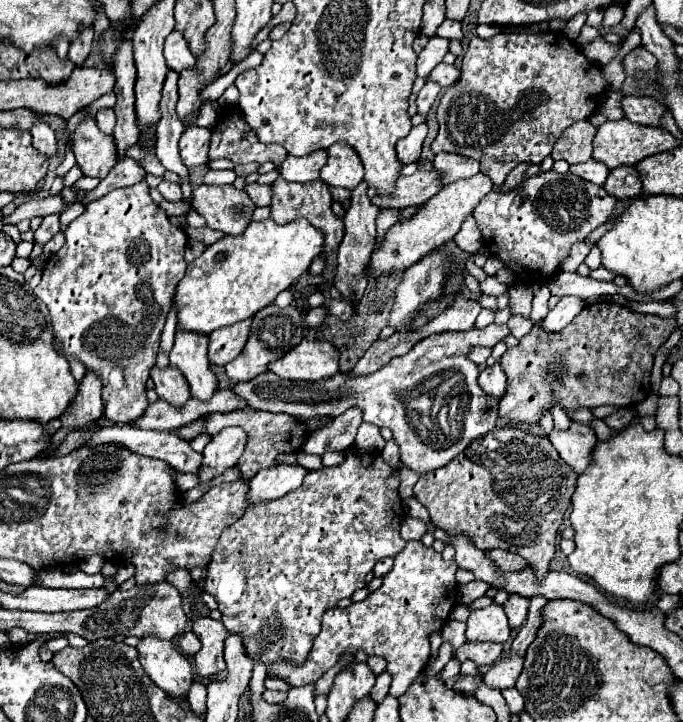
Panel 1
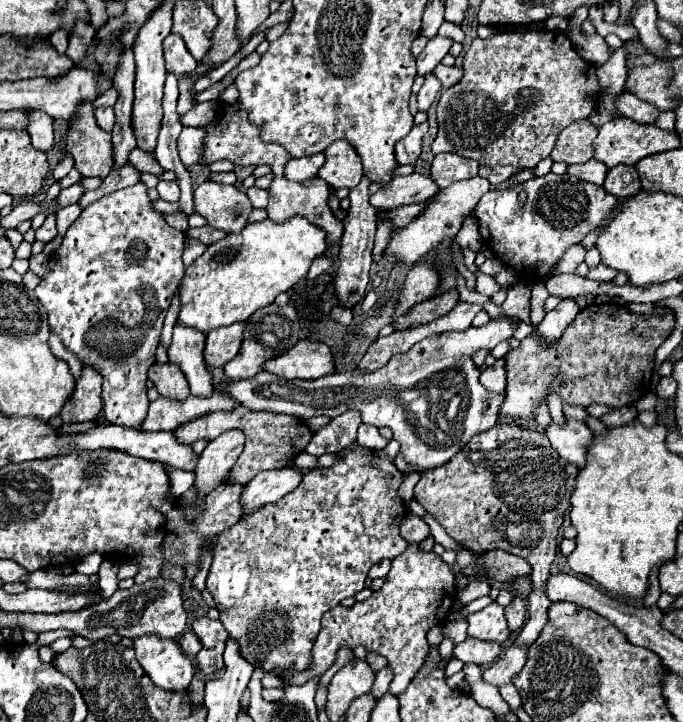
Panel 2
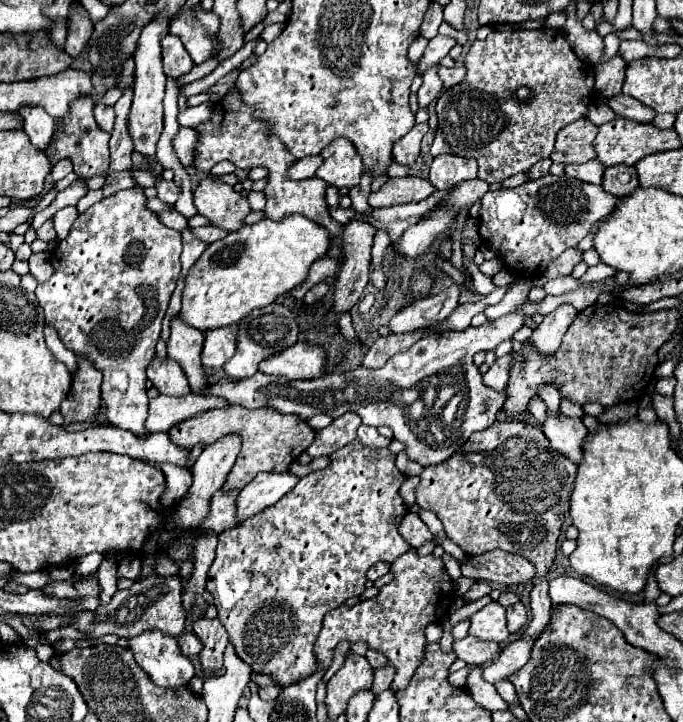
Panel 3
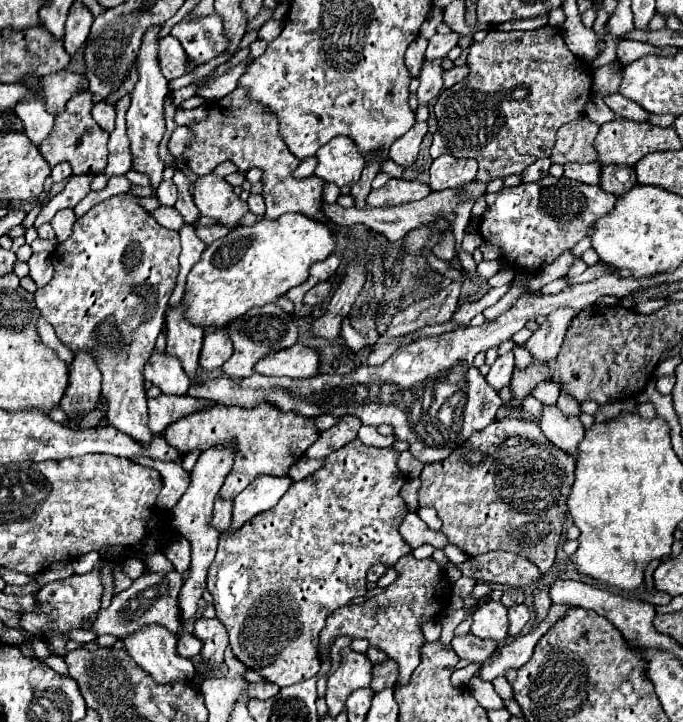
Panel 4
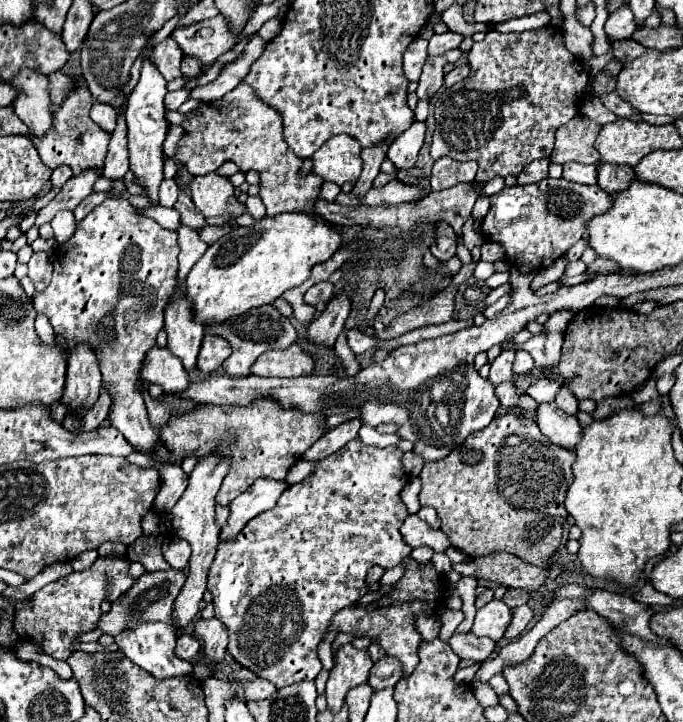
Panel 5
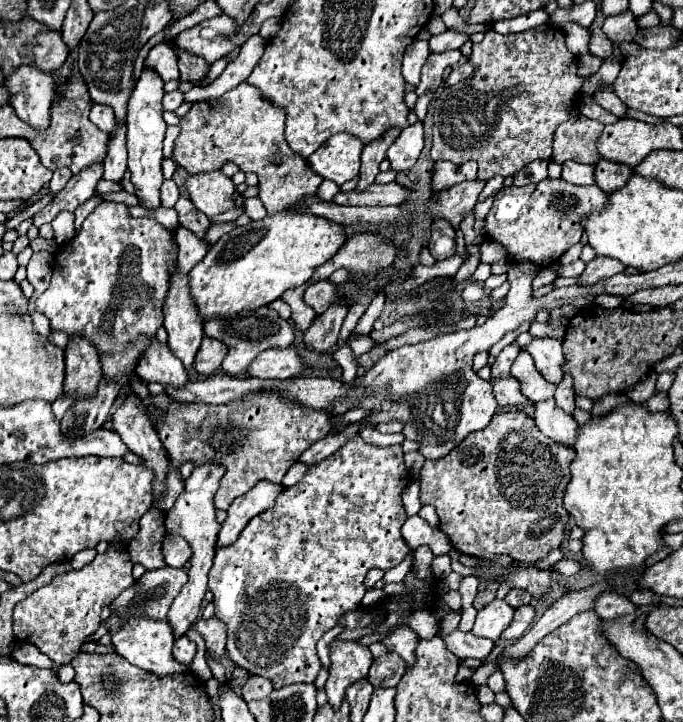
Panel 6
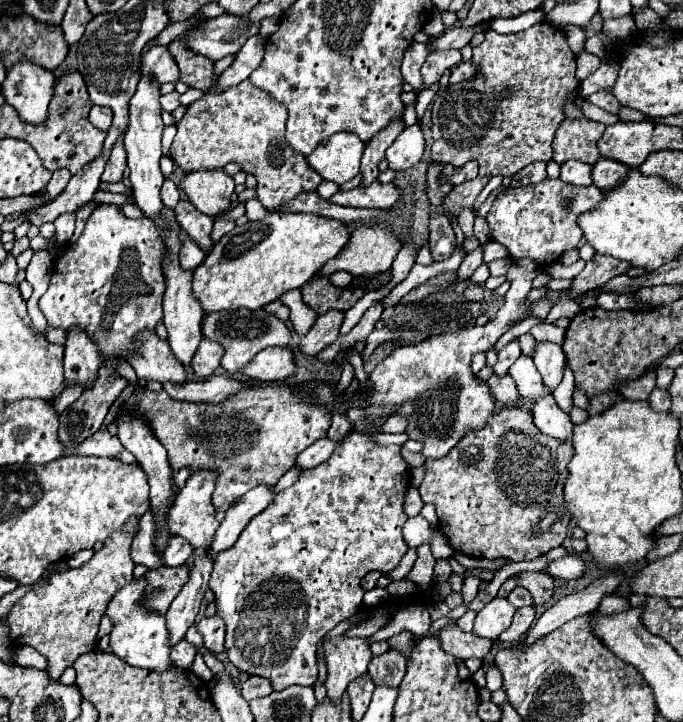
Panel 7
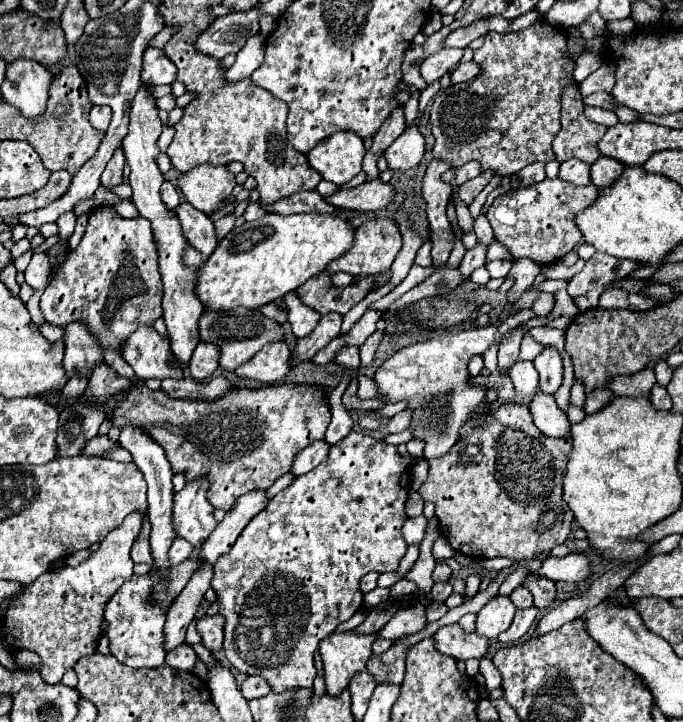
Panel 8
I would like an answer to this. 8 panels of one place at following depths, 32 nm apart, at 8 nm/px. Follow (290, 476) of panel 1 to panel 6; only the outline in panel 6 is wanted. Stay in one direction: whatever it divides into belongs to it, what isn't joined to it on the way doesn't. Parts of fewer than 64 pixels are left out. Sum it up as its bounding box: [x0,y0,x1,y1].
[216,482,282,550]

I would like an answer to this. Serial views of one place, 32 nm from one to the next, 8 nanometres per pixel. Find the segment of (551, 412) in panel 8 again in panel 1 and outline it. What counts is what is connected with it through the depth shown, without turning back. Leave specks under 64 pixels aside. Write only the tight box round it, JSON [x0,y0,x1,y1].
[548,422,596,474]

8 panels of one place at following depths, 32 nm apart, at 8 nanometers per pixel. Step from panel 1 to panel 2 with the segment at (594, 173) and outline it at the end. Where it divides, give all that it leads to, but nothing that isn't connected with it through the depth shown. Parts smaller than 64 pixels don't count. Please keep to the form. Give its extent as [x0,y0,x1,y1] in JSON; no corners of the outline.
[568,160,606,186]

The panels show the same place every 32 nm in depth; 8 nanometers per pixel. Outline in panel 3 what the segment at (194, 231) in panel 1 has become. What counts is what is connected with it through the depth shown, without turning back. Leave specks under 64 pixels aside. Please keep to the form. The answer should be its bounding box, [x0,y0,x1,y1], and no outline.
[192,226,228,244]

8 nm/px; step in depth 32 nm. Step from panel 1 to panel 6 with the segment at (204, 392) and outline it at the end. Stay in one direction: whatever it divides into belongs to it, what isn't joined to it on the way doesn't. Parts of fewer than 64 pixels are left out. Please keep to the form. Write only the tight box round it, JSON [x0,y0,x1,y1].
[164,270,204,368]

